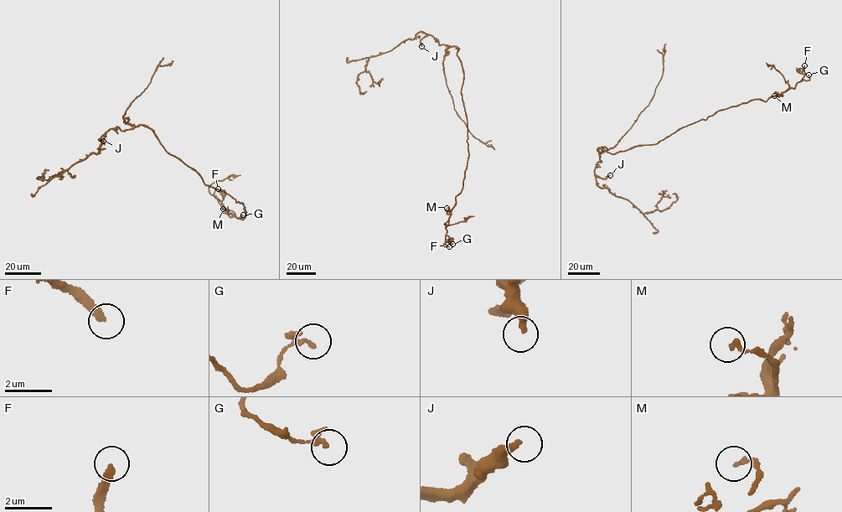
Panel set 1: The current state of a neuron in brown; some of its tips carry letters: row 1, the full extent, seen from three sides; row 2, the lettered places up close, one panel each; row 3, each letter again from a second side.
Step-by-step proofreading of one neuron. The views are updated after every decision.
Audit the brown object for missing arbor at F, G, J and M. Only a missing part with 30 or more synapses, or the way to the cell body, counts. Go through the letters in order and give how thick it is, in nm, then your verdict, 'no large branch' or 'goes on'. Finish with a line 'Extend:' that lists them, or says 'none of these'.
F: 240 nm thick; goes on
G: 140 nm thick; no large branch
J: 320 nm thick; no large branch
M: 170 nm thick; no large branch
Extend: F

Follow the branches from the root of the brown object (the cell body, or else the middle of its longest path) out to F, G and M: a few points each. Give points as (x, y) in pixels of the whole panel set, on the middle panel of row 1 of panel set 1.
F: (463, 75), (461, 93), (467, 121), (468, 153), (462, 188), (456, 196), (446, 227), (443, 244), (449, 246)
G: (463, 75), (461, 93), (468, 153), (462, 188), (456, 196), (446, 227), (446, 242), (452, 244)
M: (463, 75), (461, 93), (467, 121), (468, 158), (462, 188), (456, 196), (449, 214), (446, 213), (446, 208)

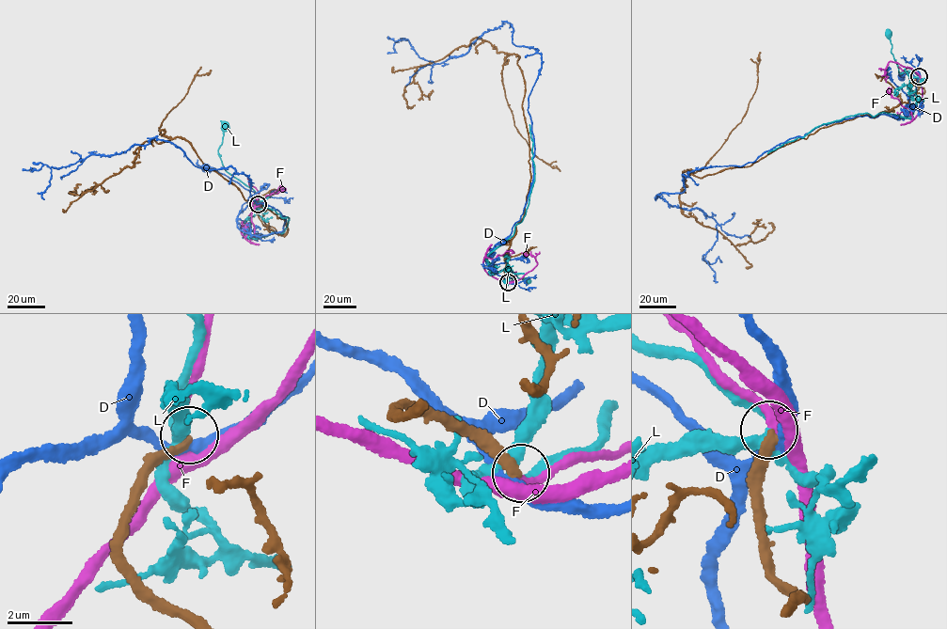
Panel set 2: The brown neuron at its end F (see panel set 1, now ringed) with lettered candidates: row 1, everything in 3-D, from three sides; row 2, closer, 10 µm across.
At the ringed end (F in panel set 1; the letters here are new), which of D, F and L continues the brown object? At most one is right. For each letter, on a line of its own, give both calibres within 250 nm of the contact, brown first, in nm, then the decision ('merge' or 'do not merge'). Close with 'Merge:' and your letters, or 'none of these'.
D: 300 nm thick on the brown side, 280 nm on the other; do not merge
F: 280 nm thick on the brown side, 360 nm on the other; do not merge
L: 360 nm thick on the brown side, 240 nm on the other; do not merge
Merge: none of these

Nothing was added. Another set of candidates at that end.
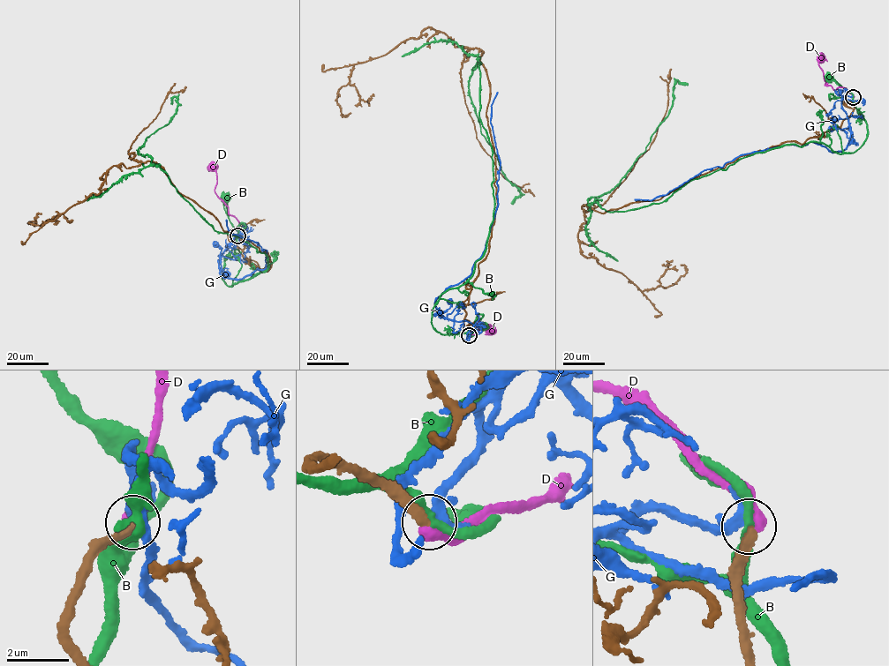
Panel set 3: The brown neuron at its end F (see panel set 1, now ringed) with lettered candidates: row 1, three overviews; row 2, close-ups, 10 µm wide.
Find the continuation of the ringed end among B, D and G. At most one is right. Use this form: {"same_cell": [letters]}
{"same_cell": ["D"]}

